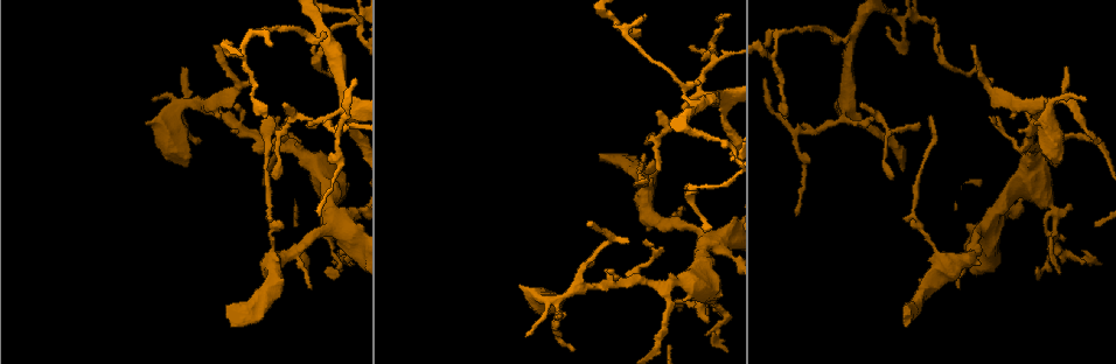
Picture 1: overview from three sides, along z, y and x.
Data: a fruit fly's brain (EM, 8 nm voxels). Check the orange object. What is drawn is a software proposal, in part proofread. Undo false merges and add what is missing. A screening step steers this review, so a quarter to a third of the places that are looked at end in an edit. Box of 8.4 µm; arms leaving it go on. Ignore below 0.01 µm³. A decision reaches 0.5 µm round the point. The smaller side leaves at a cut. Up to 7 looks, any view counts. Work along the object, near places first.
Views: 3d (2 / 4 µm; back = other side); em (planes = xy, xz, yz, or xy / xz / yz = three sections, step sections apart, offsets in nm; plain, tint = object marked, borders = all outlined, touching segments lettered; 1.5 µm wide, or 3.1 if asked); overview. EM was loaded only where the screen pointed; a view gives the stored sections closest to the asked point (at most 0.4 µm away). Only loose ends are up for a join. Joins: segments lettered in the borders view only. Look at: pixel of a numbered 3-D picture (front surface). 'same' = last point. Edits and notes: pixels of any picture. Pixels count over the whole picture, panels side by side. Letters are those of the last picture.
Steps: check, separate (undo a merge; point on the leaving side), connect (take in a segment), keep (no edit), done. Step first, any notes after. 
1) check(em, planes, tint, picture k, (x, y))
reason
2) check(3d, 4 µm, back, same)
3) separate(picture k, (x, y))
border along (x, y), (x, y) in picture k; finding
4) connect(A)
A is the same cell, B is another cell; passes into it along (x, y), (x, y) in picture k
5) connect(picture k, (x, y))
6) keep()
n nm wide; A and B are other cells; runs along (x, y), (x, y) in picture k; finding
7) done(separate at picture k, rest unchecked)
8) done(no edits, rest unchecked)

check(3d, 2 µm, picture 1, (639, 33))
an open end

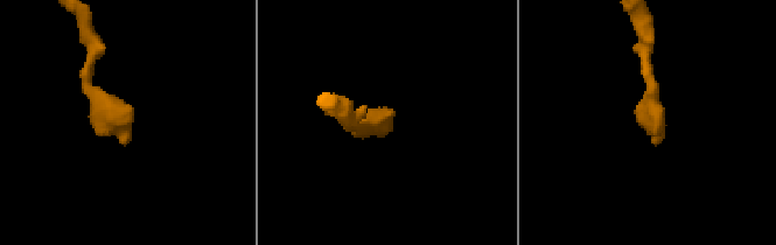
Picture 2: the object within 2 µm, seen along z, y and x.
check(em, xz, step 8, tint, picture 2, (655, 145))

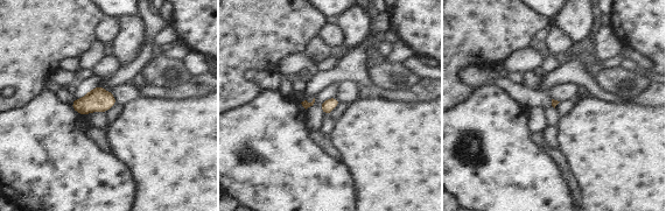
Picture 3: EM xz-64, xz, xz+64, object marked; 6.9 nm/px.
check(em, planes, borders, same)
another direction

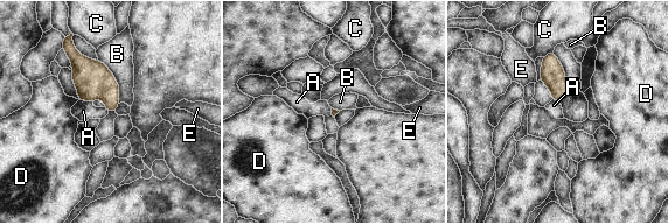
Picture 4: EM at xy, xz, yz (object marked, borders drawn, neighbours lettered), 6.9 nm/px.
keep()
A, B, C, D and E are other cells; border along (98, 60), (118, 85), (119, 103) in picture 4; none of them fits

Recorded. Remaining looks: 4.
check(em, planes, borders, picture 1, (993, 220))
abrupt turn

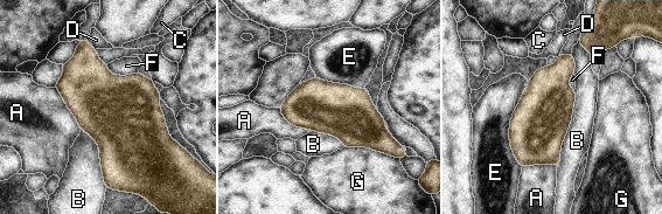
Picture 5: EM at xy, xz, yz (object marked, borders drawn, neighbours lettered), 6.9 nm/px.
keep()
A, B, C, D, E, F and G are other cells; continuous, no second neuron

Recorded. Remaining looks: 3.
check(em, xy, step 4, tint, picture 1, (573, 349))
free end

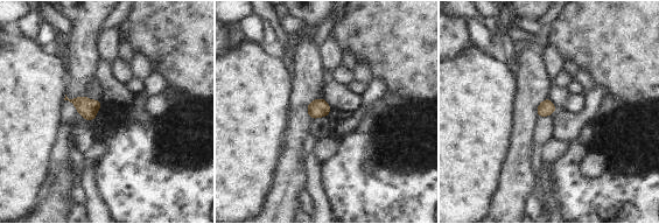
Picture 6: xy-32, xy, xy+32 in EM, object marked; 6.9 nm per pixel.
check(em, xz, step 4, borders, same)
cut it another way

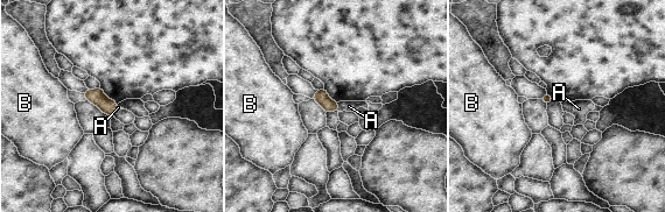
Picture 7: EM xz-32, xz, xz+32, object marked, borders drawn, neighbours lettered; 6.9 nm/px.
keep()
70 nm wide; A and B are other cells; border along (337, 103), (338, 111) in picture 7; no lettered segment goes on from it

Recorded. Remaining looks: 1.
done(no edits, rest unchecked)

